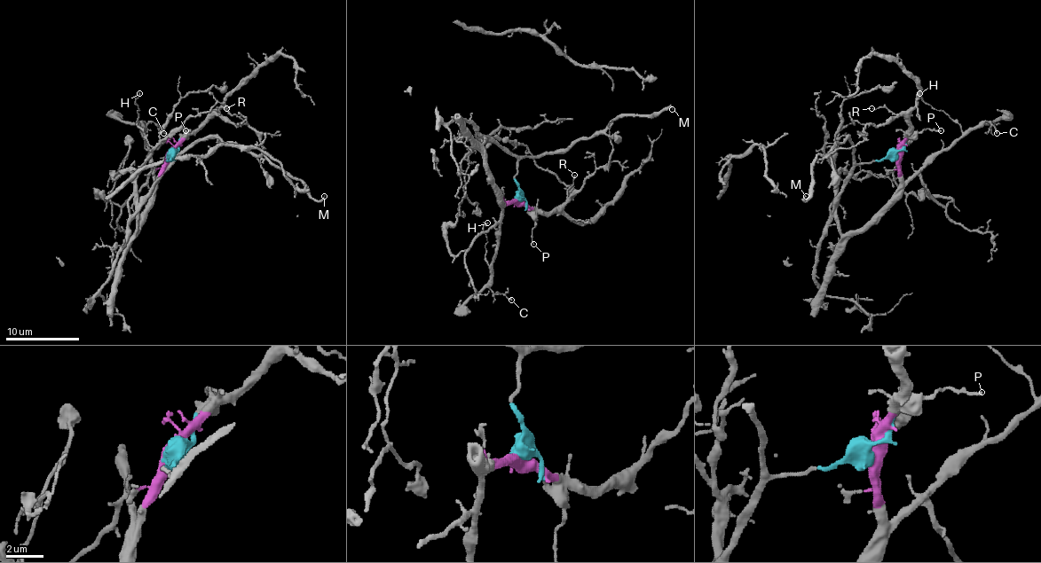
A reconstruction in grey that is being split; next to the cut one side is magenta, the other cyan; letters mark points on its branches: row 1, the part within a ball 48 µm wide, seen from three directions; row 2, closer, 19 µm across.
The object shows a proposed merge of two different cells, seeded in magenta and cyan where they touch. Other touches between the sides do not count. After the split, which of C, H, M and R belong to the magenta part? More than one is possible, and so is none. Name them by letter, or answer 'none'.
C, H, R

